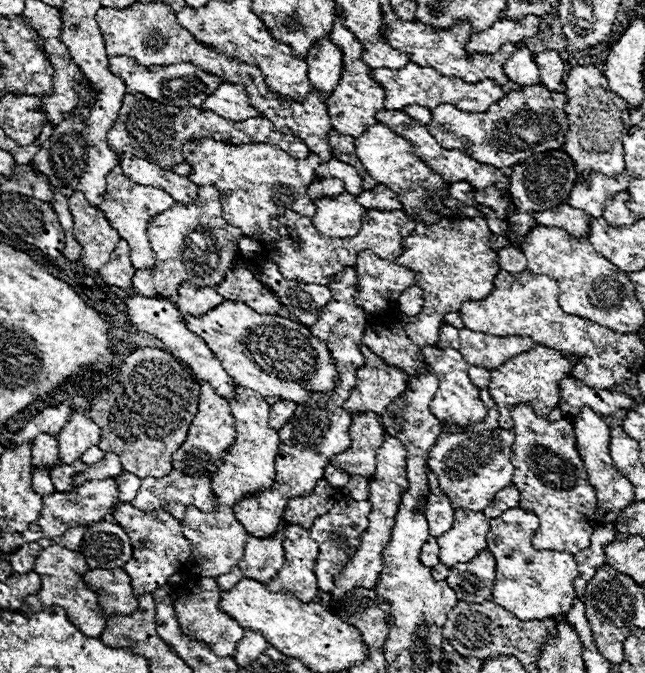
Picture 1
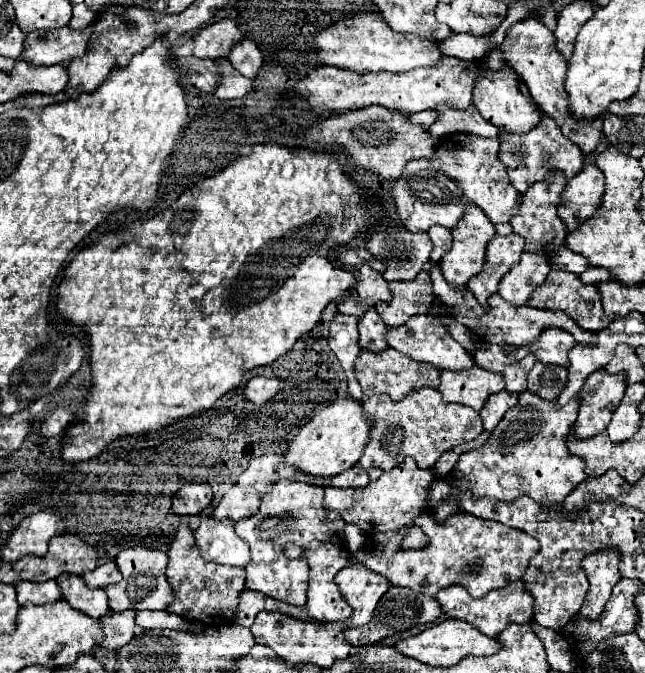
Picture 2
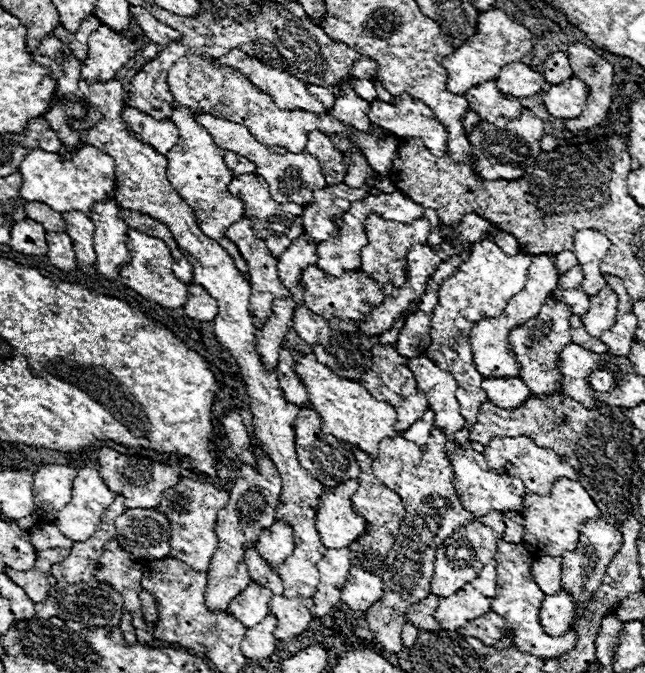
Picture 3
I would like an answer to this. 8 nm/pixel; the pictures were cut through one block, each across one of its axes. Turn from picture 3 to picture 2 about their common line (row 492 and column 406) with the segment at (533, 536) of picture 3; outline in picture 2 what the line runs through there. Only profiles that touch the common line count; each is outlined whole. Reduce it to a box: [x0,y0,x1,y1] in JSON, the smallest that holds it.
[348,512,540,598]

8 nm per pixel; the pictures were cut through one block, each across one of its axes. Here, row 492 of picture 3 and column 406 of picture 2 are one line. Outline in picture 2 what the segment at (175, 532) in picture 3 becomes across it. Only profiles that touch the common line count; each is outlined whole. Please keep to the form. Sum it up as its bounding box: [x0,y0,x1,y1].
[390,134,518,232]

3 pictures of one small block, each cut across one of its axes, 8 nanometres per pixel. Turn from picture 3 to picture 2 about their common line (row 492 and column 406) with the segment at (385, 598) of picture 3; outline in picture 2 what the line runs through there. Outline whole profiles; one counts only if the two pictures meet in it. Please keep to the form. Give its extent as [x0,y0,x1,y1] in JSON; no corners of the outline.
[358,388,484,470]

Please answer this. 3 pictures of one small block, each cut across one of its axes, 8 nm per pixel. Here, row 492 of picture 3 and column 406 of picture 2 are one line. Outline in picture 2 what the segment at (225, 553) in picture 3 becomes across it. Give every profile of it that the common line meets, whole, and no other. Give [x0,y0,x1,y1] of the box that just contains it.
[366,226,432,282]

